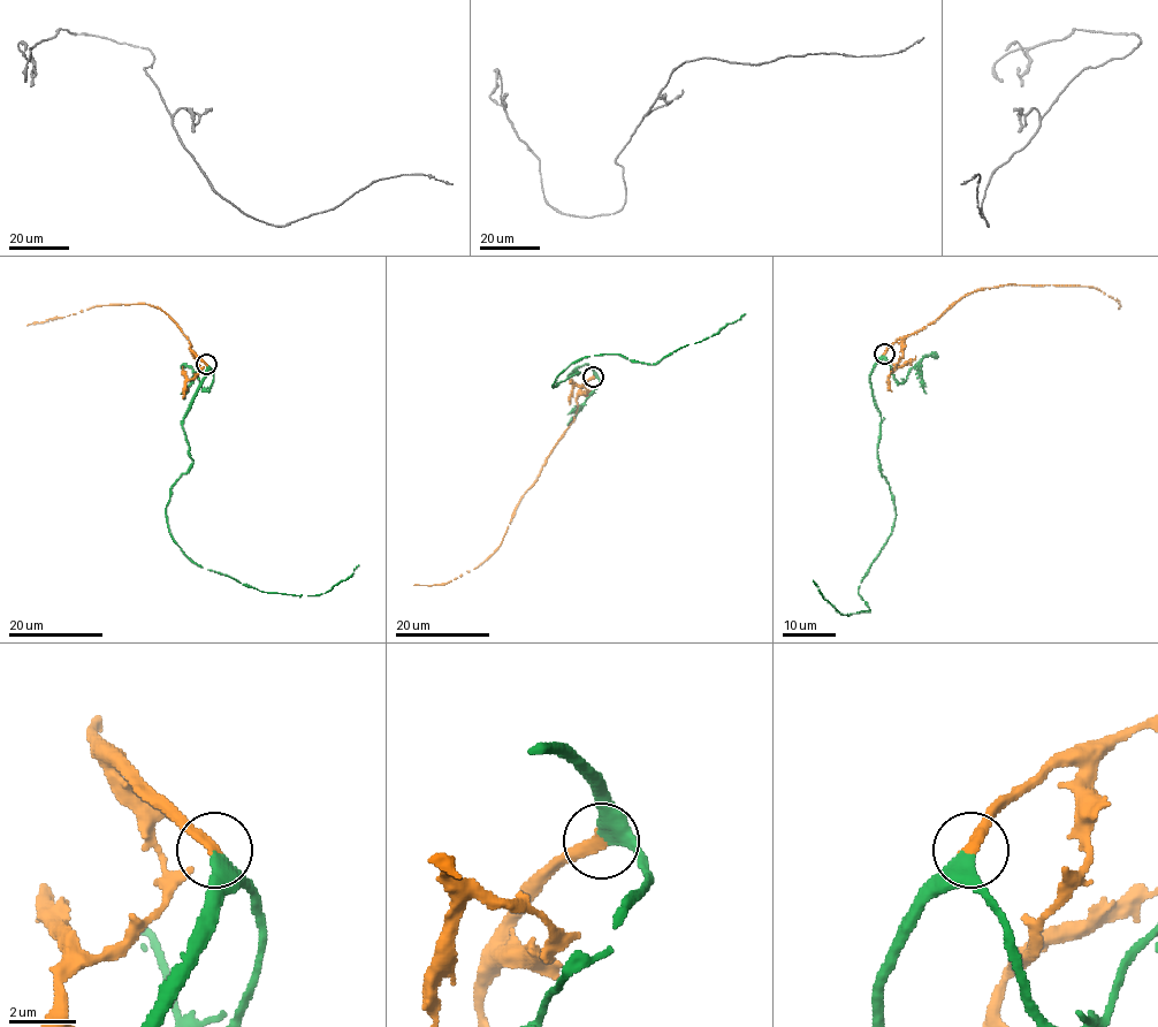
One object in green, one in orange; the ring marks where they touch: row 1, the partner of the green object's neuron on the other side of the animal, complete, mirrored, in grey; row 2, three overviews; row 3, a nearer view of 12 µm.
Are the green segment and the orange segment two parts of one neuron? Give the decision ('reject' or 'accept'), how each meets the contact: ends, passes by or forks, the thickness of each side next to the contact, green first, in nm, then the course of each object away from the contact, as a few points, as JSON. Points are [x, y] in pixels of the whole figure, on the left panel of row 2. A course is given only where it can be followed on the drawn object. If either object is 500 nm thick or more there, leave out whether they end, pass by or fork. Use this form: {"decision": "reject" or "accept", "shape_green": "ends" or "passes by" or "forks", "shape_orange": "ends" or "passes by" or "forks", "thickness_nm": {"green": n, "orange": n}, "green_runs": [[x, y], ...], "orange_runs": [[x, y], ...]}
{"decision": "accept", "shape_green": "passes by", "shape_orange": "ends", "thickness_nm": {"green": 340, "orange": 340}, "green_runs": [[206, 364], [183, 424], [192, 465], [166, 507], [175, 544], [207, 570], [296, 595], [328, 592], [358, 564]], "orange_runs": [[206, 364], [190, 349], [188, 339], [162, 310], [151, 305], [97, 305], [27, 325]]}

